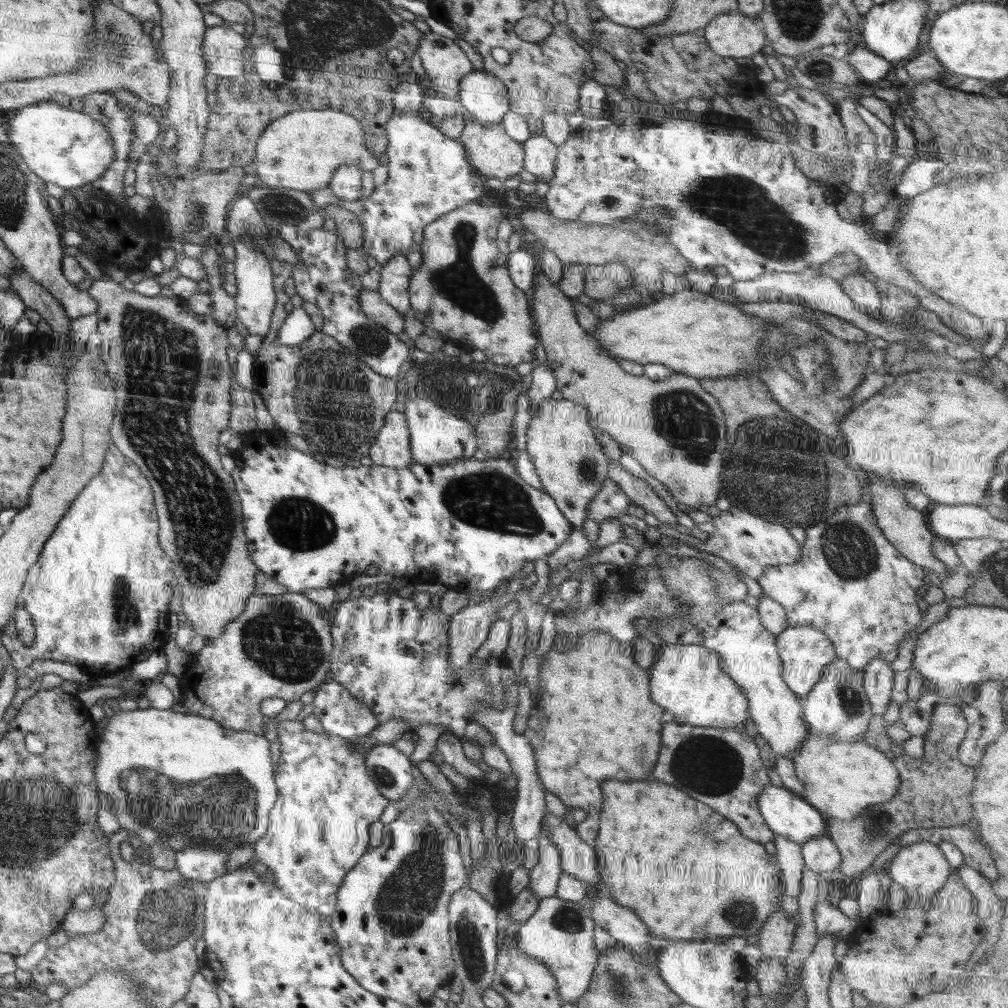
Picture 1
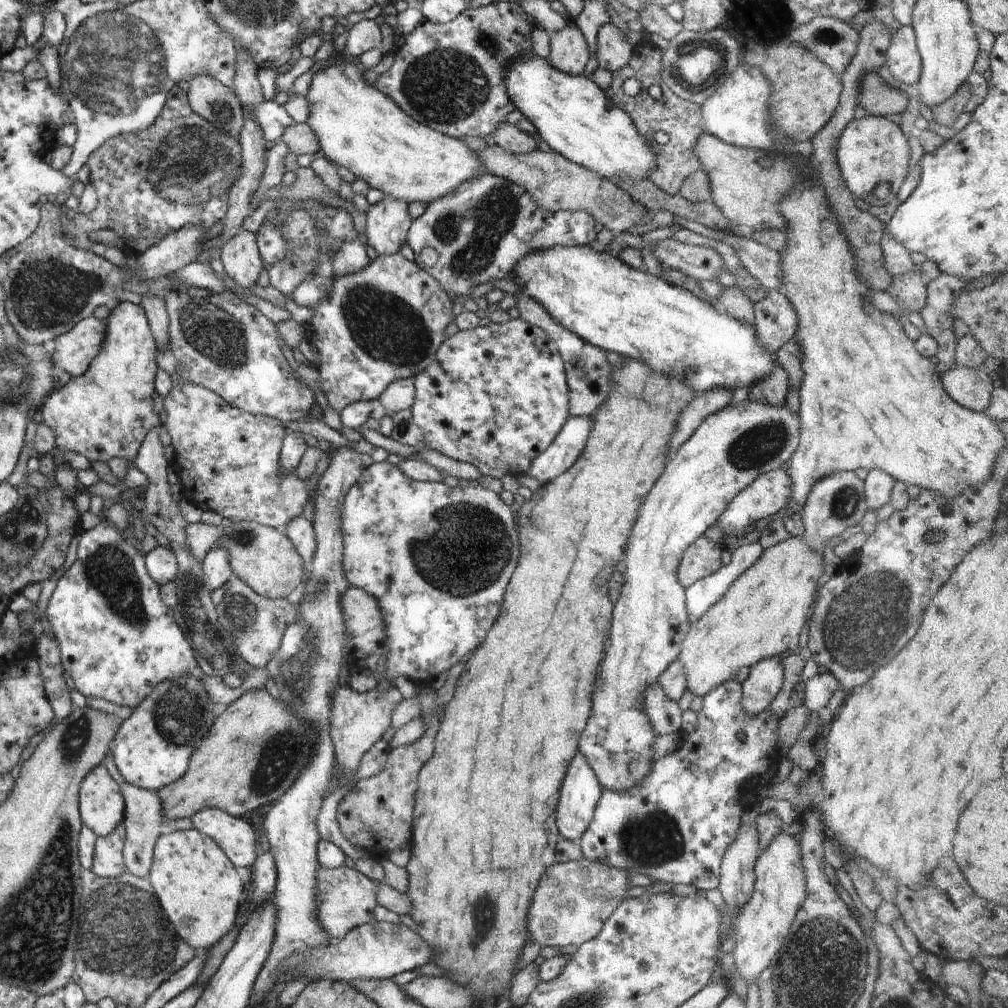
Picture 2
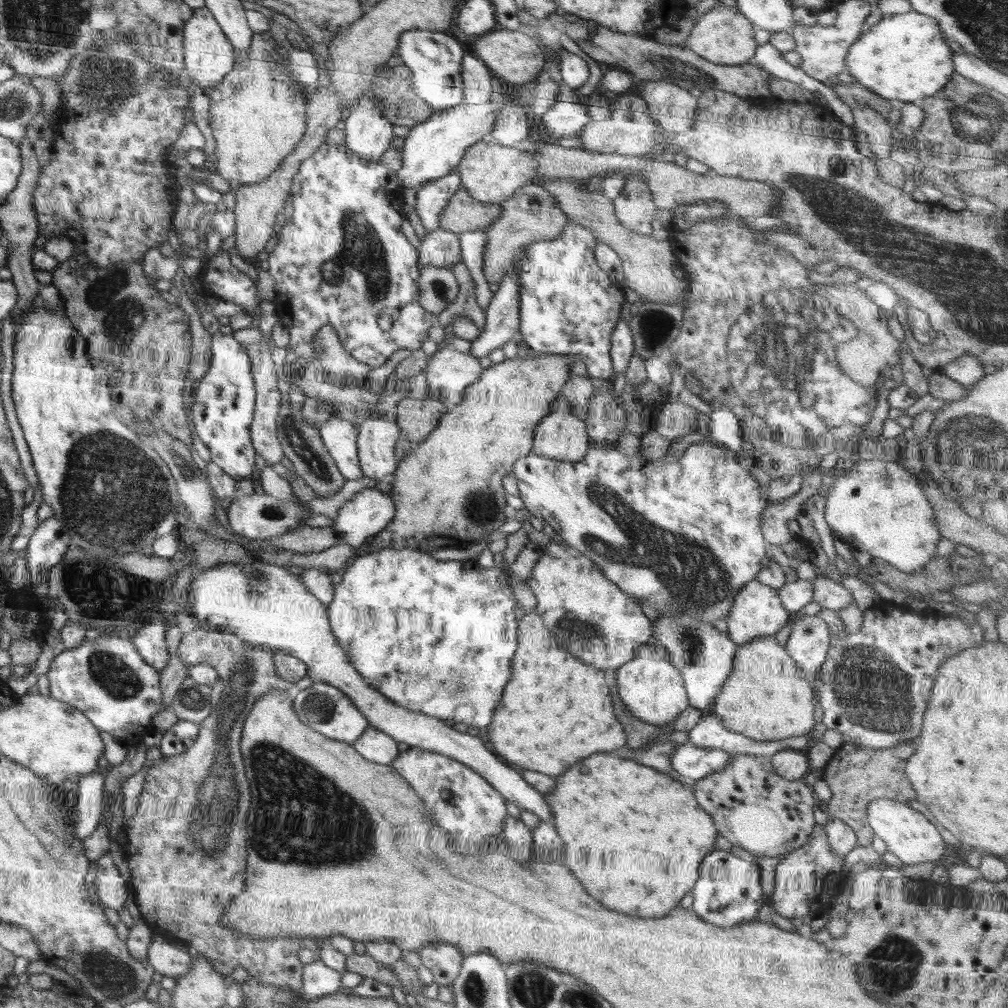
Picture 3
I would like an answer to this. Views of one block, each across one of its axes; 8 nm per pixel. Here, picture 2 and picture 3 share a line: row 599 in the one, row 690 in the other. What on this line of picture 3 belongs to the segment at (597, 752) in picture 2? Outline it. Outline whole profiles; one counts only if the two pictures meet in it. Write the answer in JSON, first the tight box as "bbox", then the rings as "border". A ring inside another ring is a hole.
{"bbox":[615,656,689,726],"border":[[[646,656],[634,657],[617,668],[615,682],[622,703],[628,707],[632,716],[640,721],[657,726],[673,722],[689,705],[681,674],[669,660],[654,660]]]}

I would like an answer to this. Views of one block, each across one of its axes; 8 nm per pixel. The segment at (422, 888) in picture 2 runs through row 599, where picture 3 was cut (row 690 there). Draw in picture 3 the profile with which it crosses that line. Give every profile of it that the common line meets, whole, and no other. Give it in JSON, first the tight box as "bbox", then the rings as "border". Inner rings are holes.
{"bbox":[488,610,626,776],"border":[[[535,610],[520,616],[517,648],[511,666],[510,682],[506,684],[494,718],[488,726],[490,744],[508,762],[524,766],[526,770],[558,776],[590,754],[612,752],[626,744],[626,734],[614,716],[610,692],[604,684],[604,671],[562,649],[558,637],[546,628],[544,619]]]}

